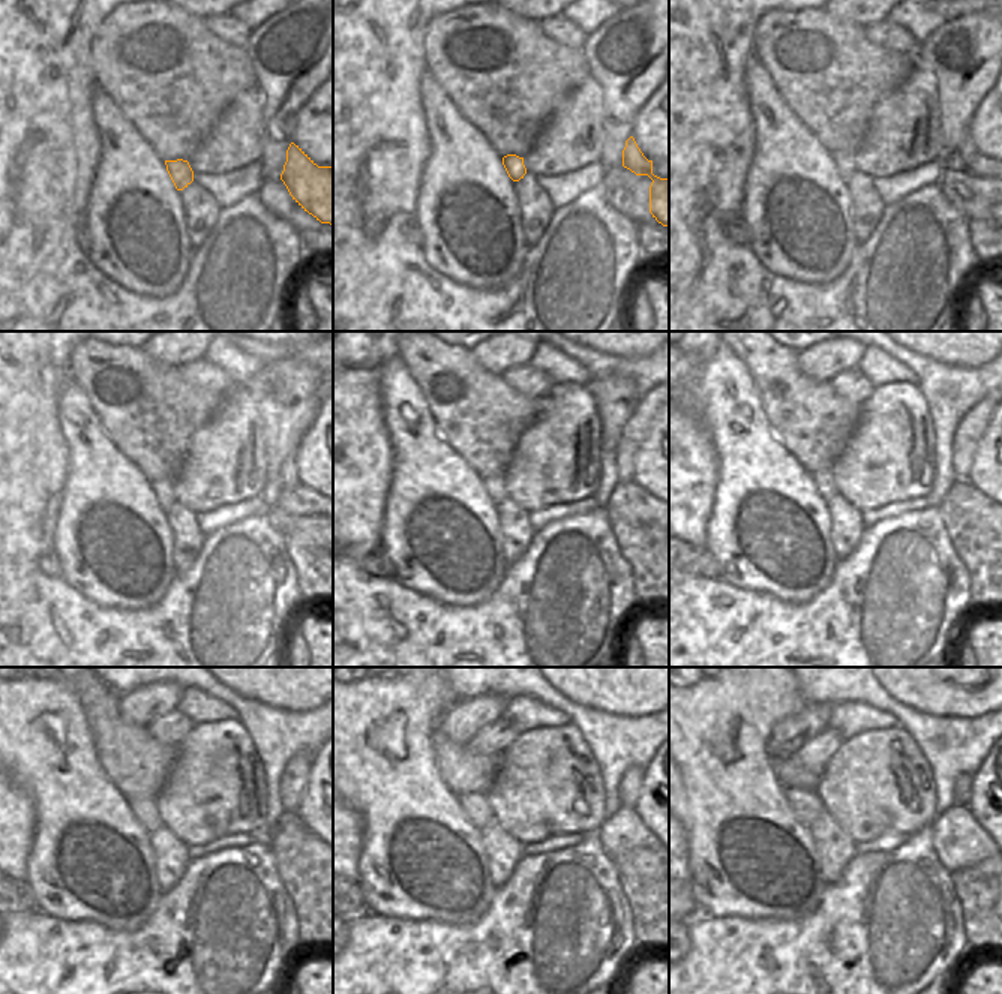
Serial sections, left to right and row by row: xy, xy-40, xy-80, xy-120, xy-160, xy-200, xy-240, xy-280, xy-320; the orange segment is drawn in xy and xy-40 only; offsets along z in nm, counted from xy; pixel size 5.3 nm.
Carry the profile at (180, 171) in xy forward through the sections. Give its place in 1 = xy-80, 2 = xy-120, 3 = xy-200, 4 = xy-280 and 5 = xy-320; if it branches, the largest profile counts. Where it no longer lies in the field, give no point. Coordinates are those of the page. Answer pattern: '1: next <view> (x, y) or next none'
1: next xy-80 (843, 161)
2: next xy-120 (162, 489)
3: next xy-200 (822, 479)
4: next xy-280 (474, 805)
5: next xy-320 (806, 805)

